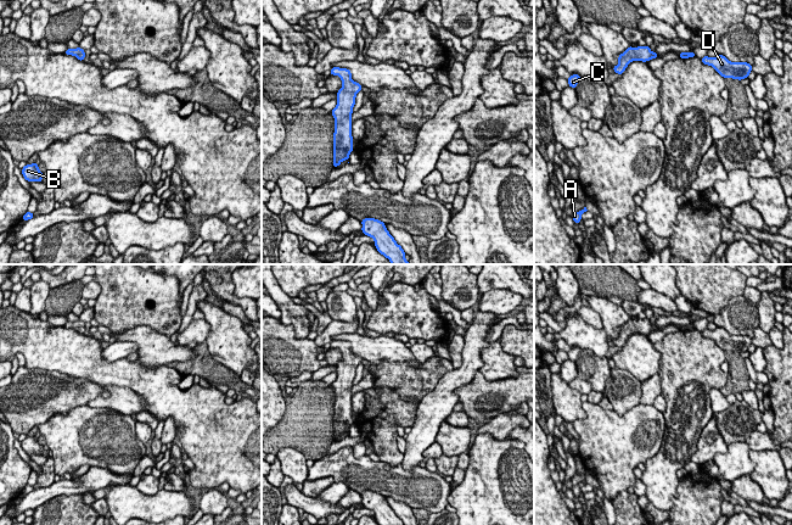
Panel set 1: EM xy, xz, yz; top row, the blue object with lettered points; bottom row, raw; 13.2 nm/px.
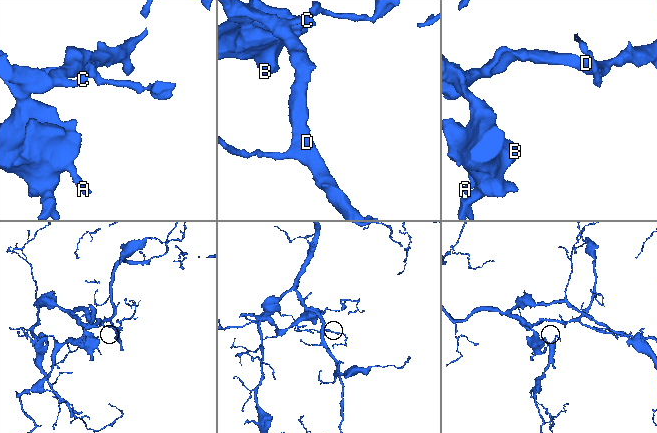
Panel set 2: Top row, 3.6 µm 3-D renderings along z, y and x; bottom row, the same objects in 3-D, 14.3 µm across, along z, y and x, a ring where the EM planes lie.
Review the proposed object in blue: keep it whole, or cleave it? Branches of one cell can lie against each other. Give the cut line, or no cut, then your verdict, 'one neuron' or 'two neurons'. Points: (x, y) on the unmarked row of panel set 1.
no cut; one neuron

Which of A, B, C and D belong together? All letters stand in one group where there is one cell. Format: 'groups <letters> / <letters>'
groups A B C D

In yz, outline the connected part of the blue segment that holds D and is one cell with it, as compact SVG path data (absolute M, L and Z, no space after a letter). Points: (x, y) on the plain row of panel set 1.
M706 328L701 334L703 337L712 339L723 351L742 353L746 352L752 344L752 337L747 335L731 335L723 328L717 328L715 330L708 330Z

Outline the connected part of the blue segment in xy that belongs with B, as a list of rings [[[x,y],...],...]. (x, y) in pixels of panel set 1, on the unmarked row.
[[[38,435],[24,439],[21,445],[27,454],[41,456],[43,453],[43,445],[39,442]]]

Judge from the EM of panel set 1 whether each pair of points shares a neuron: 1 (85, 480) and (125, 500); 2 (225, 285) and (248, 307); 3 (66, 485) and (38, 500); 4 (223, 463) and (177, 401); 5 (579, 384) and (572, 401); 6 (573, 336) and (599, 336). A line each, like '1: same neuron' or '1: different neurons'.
1: different neurons
2: same neuron
3: same neuron
4: same neuron
5: different neurons
6: same neuron

